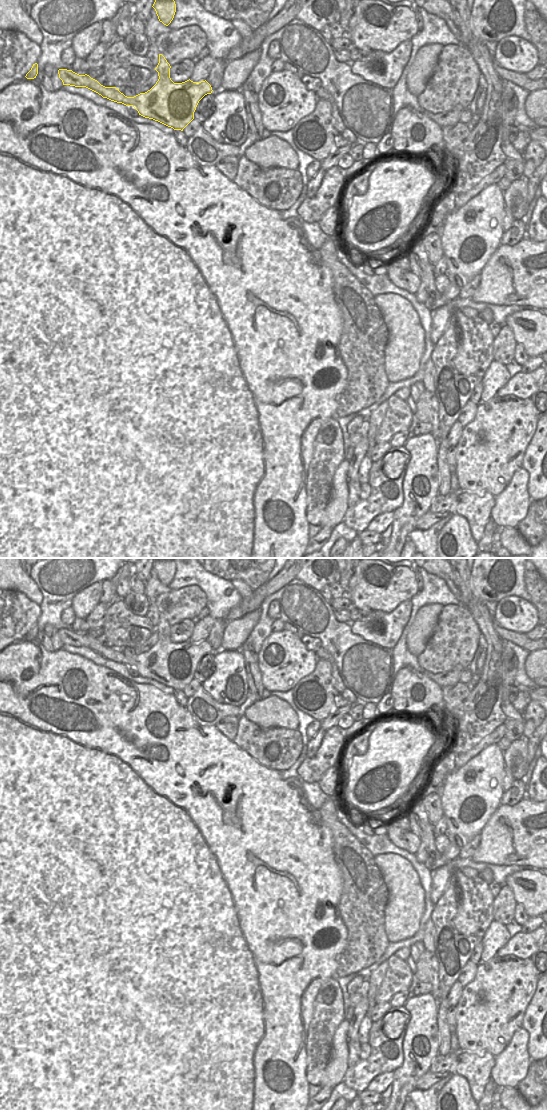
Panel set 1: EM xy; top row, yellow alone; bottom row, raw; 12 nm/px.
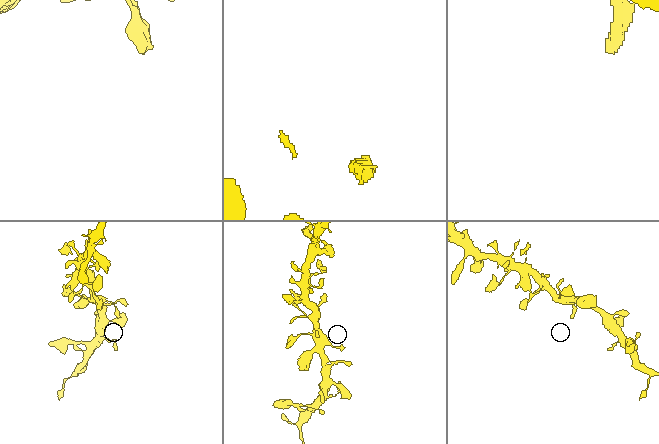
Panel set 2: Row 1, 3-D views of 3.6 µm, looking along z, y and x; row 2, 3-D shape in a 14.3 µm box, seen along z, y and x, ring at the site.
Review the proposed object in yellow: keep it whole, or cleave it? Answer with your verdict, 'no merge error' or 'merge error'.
no merge error

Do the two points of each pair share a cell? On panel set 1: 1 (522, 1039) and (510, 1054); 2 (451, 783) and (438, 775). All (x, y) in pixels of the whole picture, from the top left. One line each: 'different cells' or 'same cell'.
1: same cell
2: different cells

